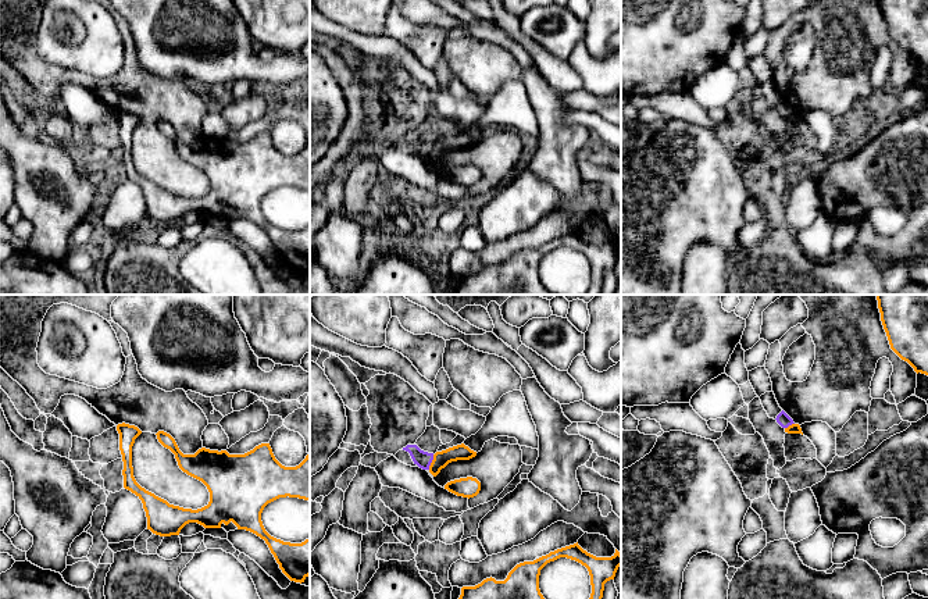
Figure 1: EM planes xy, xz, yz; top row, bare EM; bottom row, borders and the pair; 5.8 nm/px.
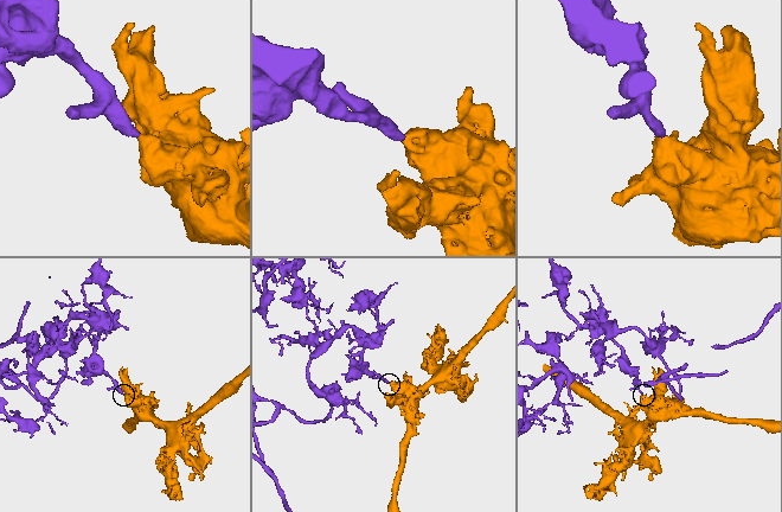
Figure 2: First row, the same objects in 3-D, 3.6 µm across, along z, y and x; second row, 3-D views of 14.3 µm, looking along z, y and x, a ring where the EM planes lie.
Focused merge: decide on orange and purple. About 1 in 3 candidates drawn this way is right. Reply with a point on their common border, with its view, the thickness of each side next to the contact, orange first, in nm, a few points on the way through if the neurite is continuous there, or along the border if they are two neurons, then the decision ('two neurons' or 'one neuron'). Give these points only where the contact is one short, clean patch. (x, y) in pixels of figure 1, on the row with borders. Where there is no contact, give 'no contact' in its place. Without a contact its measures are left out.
contact xz (432, 462); calibres 100 and 100 nm; border xz (434, 455), (428, 469); two neurons

